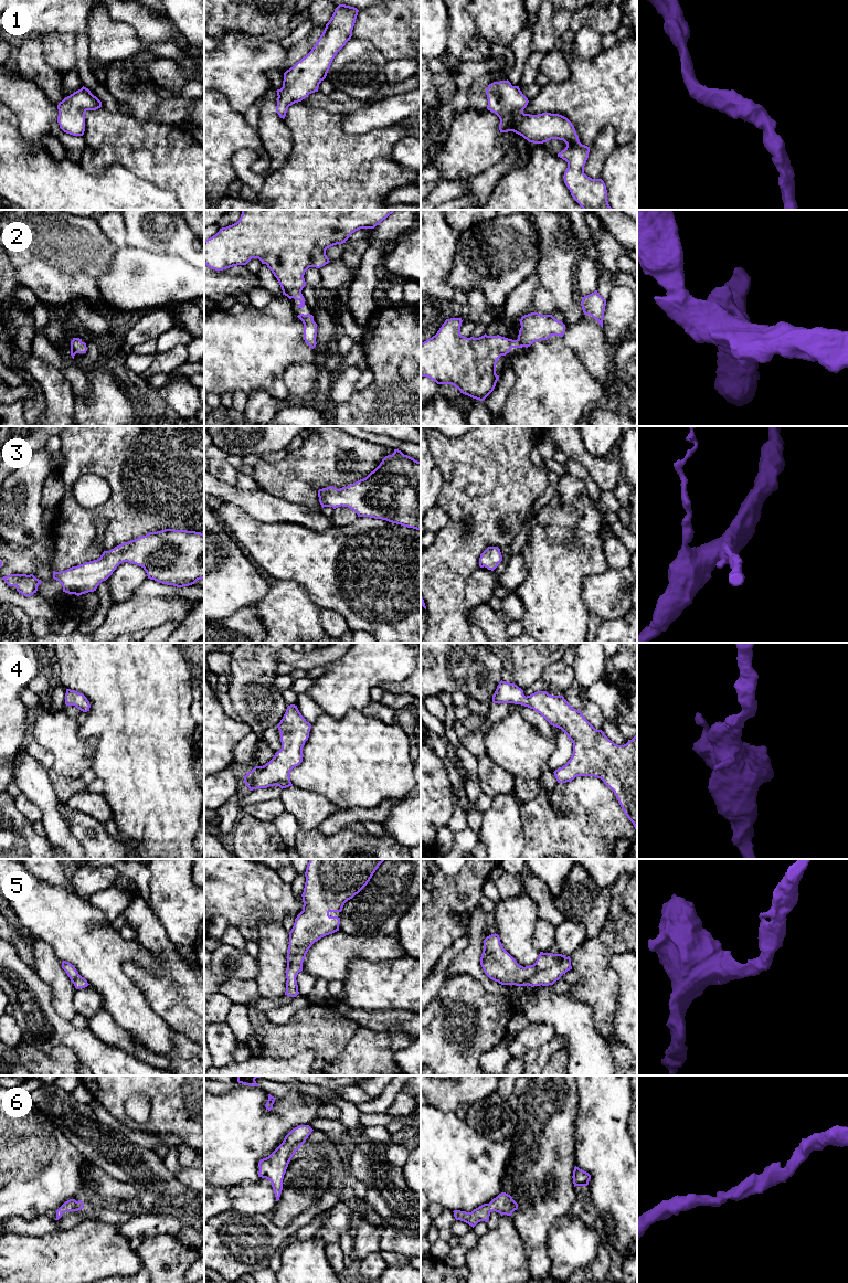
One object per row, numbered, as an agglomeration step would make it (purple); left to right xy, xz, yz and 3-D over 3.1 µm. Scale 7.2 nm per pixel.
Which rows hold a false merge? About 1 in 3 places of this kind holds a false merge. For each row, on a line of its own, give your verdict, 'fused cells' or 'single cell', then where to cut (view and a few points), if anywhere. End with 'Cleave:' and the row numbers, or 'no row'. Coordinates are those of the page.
1: single cell; cut none
2: single cell; cut none
3: single cell; cut none
4: single cell; cut none
5: single cell; cut none
6: single cell; cut none
Cleave: no row

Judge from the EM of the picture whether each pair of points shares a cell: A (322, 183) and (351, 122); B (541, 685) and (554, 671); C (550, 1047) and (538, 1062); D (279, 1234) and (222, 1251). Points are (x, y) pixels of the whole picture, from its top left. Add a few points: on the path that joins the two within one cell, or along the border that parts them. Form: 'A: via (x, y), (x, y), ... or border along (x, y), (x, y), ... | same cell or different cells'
A: border along (343, 113), (341, 128), (346, 133), (371, 130) | different cells
B: via (544, 681), (551, 675) | same cell
C: via (548, 1050), (539, 1059) | same cell
D: via (265, 1238), (236, 1243) | same cell

